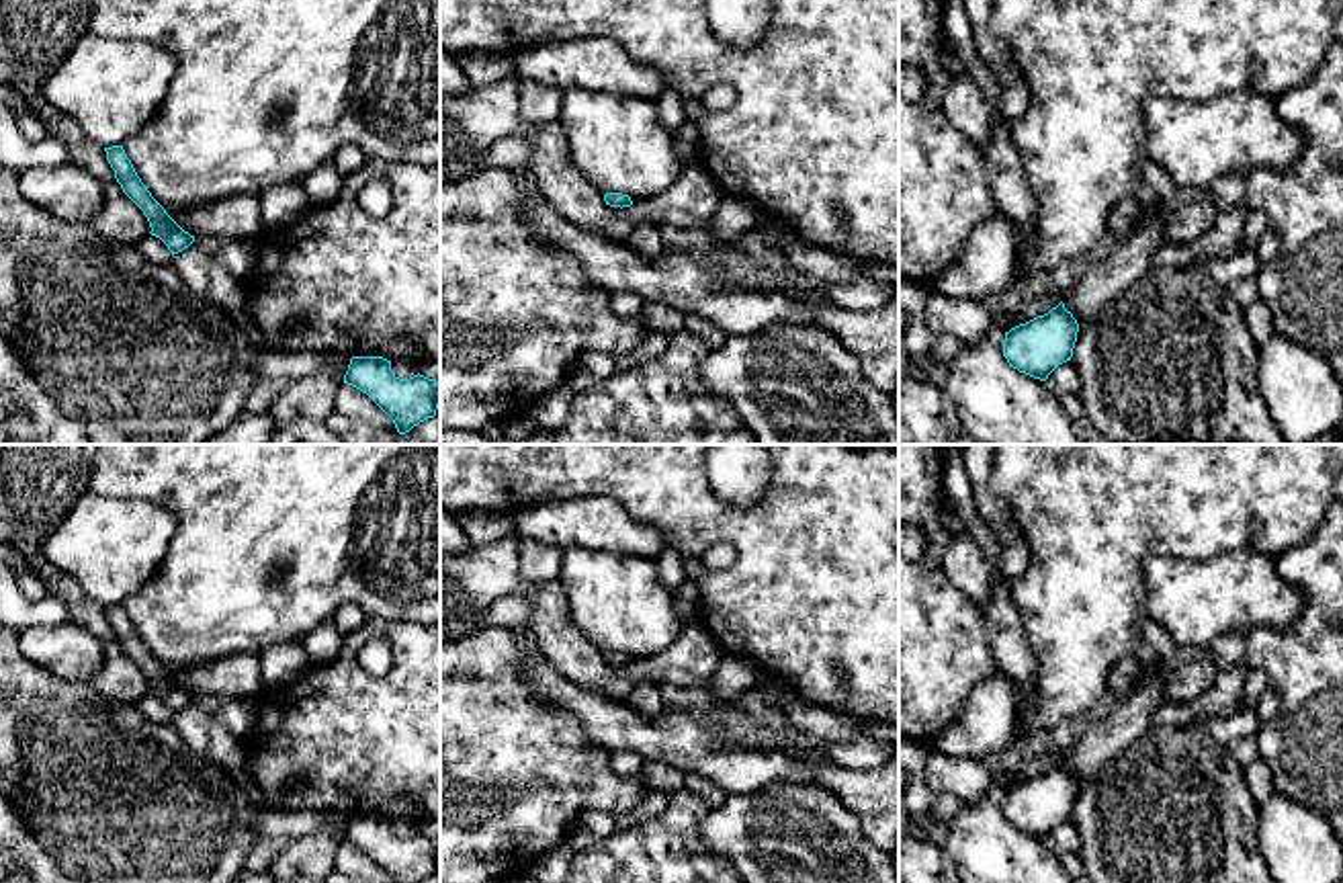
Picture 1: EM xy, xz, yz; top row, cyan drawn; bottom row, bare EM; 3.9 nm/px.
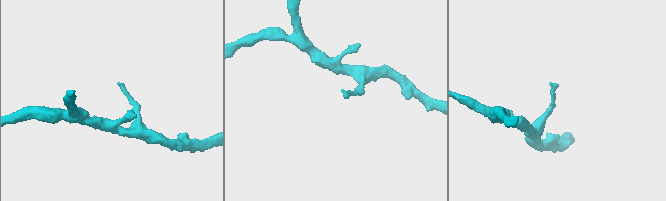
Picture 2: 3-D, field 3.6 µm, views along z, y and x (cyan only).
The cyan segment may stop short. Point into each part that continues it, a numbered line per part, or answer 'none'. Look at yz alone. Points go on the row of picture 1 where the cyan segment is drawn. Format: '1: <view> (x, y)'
none

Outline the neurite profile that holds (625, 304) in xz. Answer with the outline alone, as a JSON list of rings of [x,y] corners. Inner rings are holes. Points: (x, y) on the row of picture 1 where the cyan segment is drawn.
[[[618,291],[612,293],[610,305],[620,318],[639,318],[643,309],[645,299],[641,295]]]

